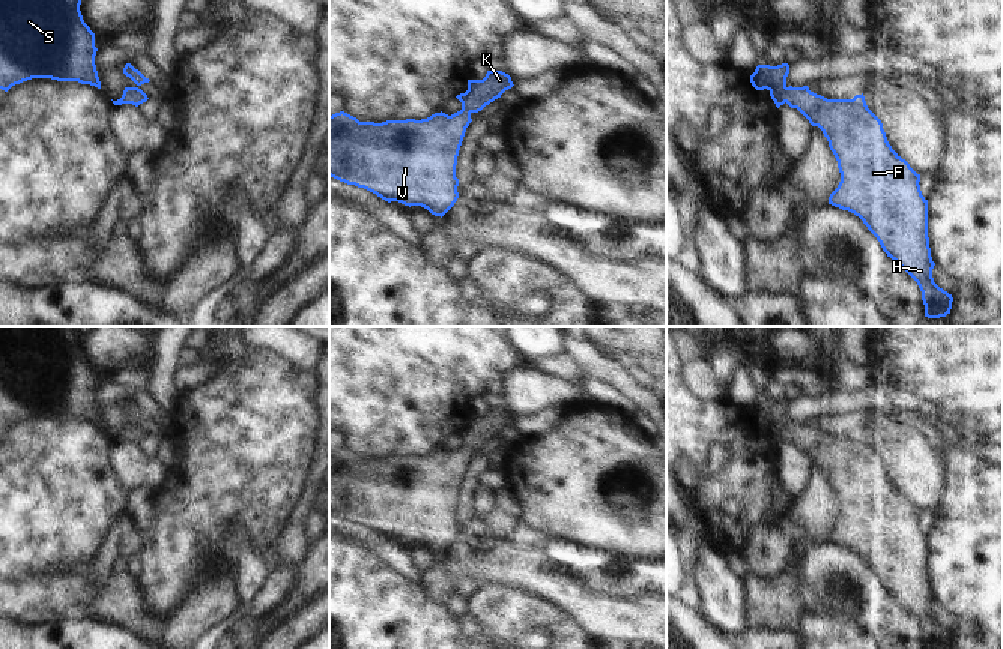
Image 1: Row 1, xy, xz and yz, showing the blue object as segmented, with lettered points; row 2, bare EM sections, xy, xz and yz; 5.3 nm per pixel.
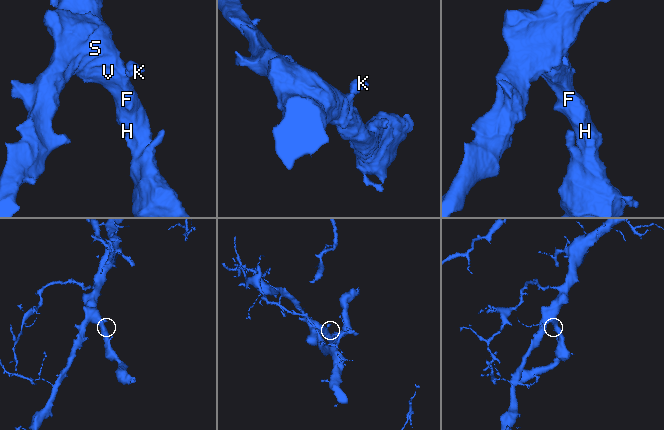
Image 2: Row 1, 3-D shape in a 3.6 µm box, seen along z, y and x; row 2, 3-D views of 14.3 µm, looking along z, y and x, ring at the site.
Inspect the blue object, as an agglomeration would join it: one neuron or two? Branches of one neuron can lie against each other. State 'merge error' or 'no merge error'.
no merge error

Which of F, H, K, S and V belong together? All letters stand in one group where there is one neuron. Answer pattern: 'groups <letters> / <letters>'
groups F H K S V

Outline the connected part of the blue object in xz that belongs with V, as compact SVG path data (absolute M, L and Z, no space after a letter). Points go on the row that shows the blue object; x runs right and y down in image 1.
M487 71L483 80L468 80L468 90L456 96L462 110L451 116L441 111L421 120L374 123L359 122L344 111L335 113L329 116L329 176L364 188L388 203L421 206L442 218L459 198L456 165L466 128L472 122L471 114L513 86L511 77L502 71Z

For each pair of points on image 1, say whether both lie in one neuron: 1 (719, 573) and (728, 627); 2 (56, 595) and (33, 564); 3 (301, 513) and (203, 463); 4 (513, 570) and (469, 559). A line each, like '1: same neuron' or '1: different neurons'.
1: same neuron
2: different neurons
3: different neurons
4: same neuron

